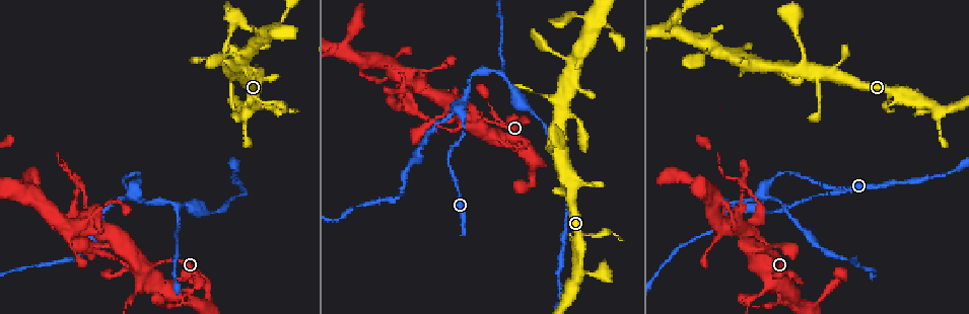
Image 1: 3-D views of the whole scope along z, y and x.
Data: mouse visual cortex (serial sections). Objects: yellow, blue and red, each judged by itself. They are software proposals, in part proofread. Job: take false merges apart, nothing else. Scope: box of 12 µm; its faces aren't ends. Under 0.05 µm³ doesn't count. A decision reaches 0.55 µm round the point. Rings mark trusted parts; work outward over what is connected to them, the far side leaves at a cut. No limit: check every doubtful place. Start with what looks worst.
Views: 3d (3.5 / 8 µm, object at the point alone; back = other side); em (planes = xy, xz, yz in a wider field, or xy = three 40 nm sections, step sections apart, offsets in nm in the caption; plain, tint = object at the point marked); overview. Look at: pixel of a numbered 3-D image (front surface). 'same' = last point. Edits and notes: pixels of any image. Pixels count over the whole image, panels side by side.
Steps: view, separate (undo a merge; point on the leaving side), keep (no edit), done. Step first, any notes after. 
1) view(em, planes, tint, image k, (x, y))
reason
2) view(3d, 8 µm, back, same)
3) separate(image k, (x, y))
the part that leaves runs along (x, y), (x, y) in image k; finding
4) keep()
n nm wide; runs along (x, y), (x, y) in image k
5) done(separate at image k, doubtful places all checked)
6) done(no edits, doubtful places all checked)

view(3d, 3.5 µm, image 1, (405, 89))
abrupt turn

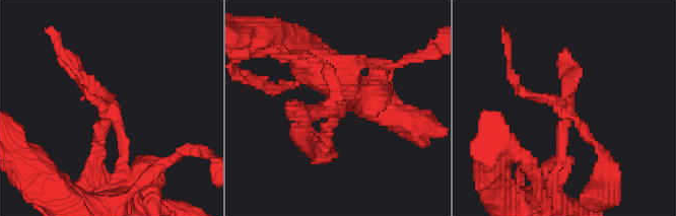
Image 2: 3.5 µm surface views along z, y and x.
view(em, planes, tint, image 2, (566, 114))

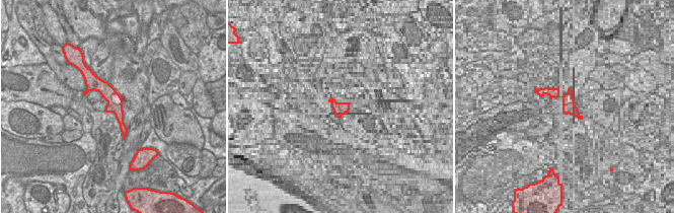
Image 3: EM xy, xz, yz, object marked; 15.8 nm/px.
keep()
runs along (94, 82), (114, 99), (124, 132) in image 3; all the same cell

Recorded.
view(3d, 3.5 µm, image 1, (772, 293))
three-way junction

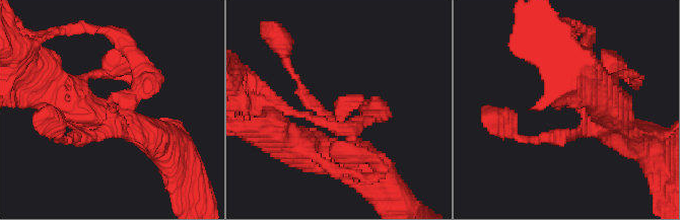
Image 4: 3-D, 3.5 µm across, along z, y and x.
view(em, xy, step 3, tint, image 4, (112, 101))
3 arms; arms of 150, 200, 200 nm; now the EM

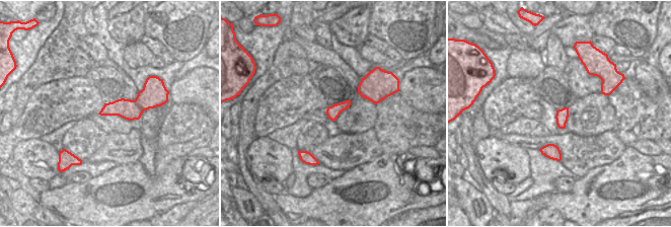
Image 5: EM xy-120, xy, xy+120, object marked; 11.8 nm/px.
keep()
runs along (575, 66), (620, 122) in image 4; one cell here

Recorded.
view(3d, 3.5 µm, image 1, (460, 108))
three arms meet

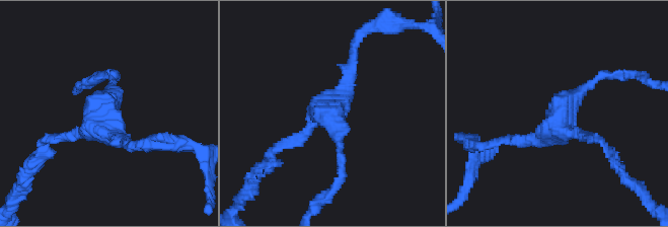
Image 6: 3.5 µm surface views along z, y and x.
view(em, xy, step 1, tint, image 6, (330, 110))
3 arms; arms of 150, 200, 200 nm

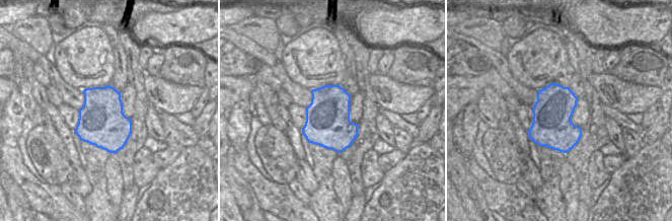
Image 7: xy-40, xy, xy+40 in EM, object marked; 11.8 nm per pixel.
keep()
550 nm wide; runs along (601, 76), (546, 135), (503, 141) in image 6; all the same cell

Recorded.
view(3d, 3.5 µm, image 1, (173, 202))
three arms meet

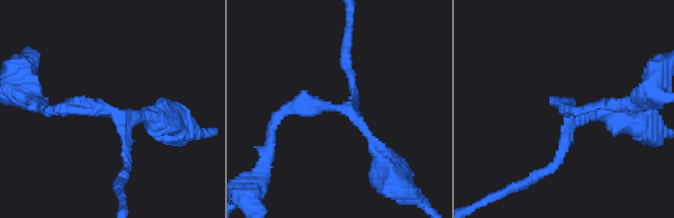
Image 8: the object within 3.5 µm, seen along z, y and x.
view(em, planes, plain, image 8, (115, 111))
3 arms; arms of 150, 150, 250 nm; now the EM

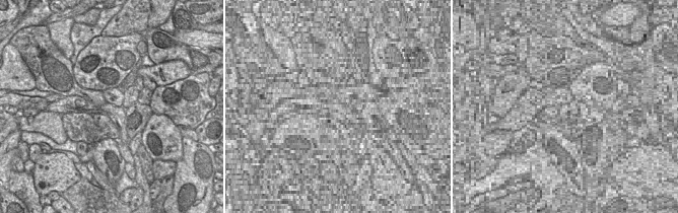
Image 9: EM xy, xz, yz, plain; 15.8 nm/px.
view(em, planes, tint, same)
where the object lies

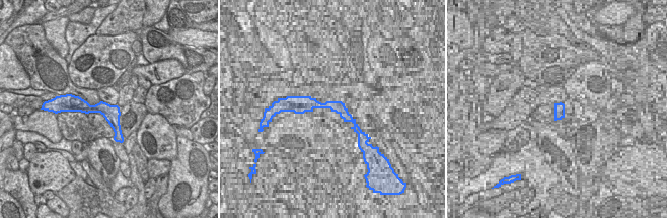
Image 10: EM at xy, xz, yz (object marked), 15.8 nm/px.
keep()
runs along (278, 118), (343, 107), (383, 157) in image 8; continuous, no second cell

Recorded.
done(no edits, doubtful places all checked)

